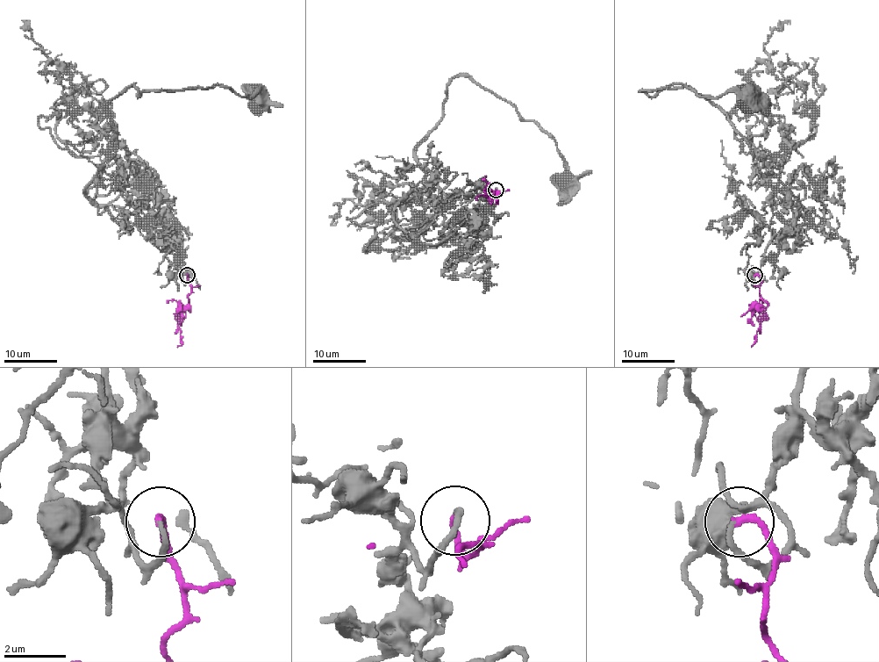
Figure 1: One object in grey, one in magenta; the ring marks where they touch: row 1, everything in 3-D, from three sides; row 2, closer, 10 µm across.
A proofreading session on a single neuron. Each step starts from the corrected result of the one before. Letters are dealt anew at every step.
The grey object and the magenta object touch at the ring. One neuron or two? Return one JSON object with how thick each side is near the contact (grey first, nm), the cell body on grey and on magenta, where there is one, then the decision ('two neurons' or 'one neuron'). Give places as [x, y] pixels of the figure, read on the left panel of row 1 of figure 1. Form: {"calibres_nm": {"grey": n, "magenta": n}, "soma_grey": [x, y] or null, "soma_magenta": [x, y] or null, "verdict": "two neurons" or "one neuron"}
{"calibres_nm": {"grey": 140, "magenta": 240}, "soma_grey": [258, 97], "soma_magenta": null, "verdict": "one neuron"}

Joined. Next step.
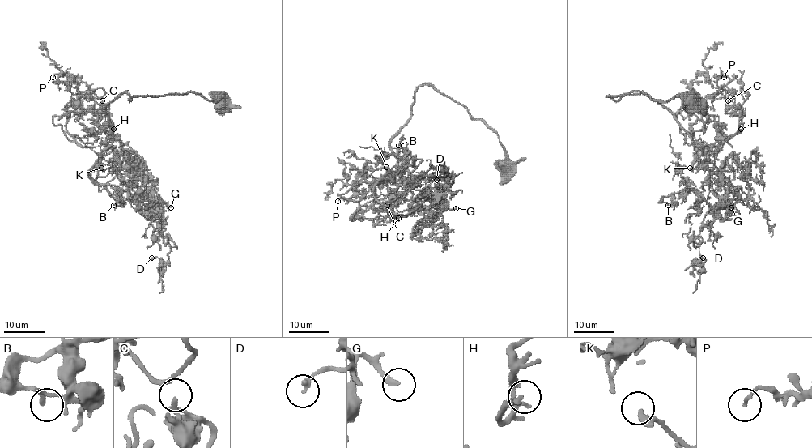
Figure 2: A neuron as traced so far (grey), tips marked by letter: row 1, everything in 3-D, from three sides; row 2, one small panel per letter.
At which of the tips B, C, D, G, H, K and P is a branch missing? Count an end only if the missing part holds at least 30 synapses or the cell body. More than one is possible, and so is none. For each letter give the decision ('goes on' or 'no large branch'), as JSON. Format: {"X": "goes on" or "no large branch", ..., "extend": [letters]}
{"B": "no large branch", "C": "no large branch", "D": "no large branch", "G": "goes on", "H": "goes on", "K": "no large branch", "P": "no large branch", "extend": ["G", "H"]}

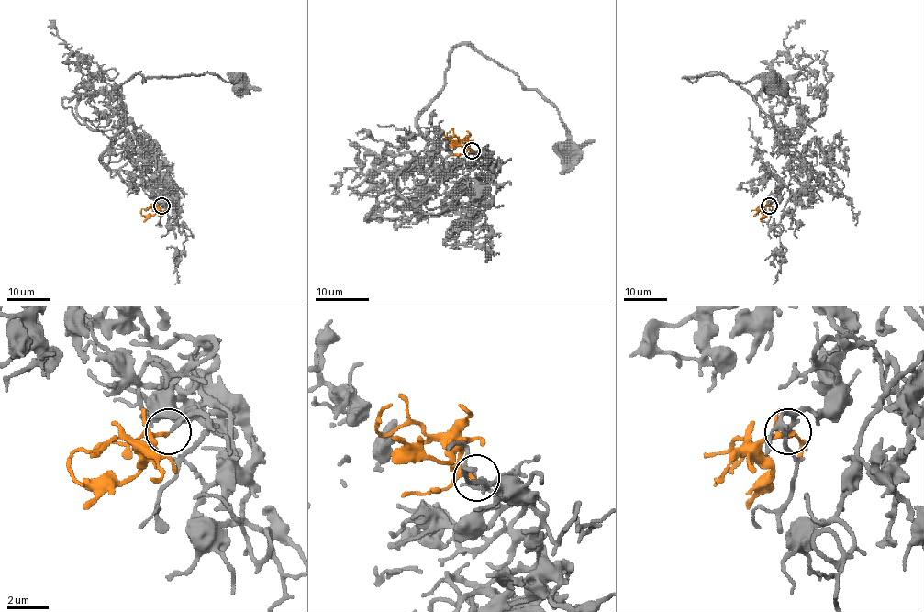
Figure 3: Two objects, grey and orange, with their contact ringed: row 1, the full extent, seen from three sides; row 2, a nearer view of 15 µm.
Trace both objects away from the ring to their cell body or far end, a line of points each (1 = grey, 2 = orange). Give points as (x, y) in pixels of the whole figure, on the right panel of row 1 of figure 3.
1: (770, 205), (781, 187), (790, 194), (821, 183), (818, 175), (723, 74), (684, 77), (768, 83)
2: (770, 205), (758, 207), (760, 210), (753, 216)

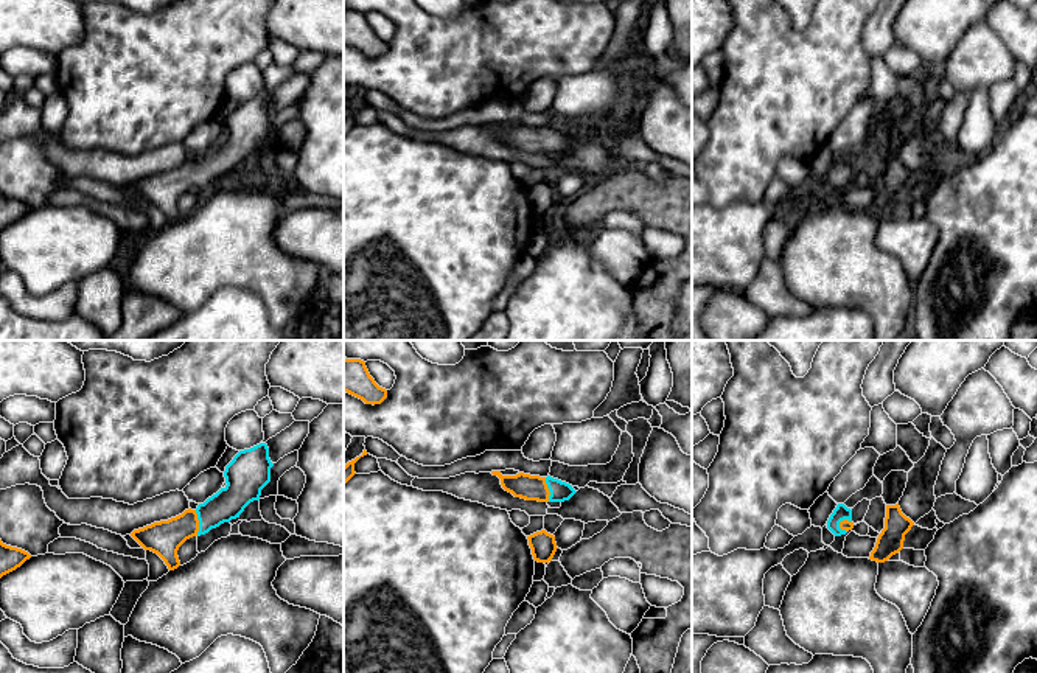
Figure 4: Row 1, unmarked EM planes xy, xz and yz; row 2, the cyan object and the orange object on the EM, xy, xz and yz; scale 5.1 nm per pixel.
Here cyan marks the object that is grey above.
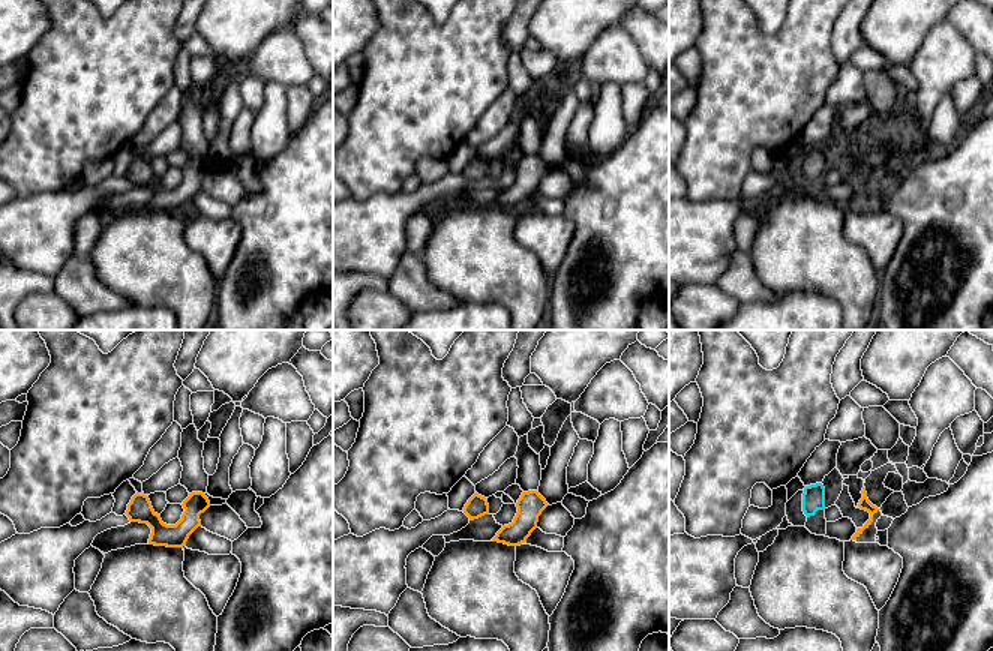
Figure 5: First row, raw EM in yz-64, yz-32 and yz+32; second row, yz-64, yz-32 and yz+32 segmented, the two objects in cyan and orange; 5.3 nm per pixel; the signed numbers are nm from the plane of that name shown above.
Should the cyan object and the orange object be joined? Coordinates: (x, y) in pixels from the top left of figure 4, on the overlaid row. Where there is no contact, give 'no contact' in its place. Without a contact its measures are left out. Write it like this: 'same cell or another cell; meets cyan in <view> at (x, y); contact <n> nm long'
same cell; meets cyan in xy at (199, 523); contact 140 nm long

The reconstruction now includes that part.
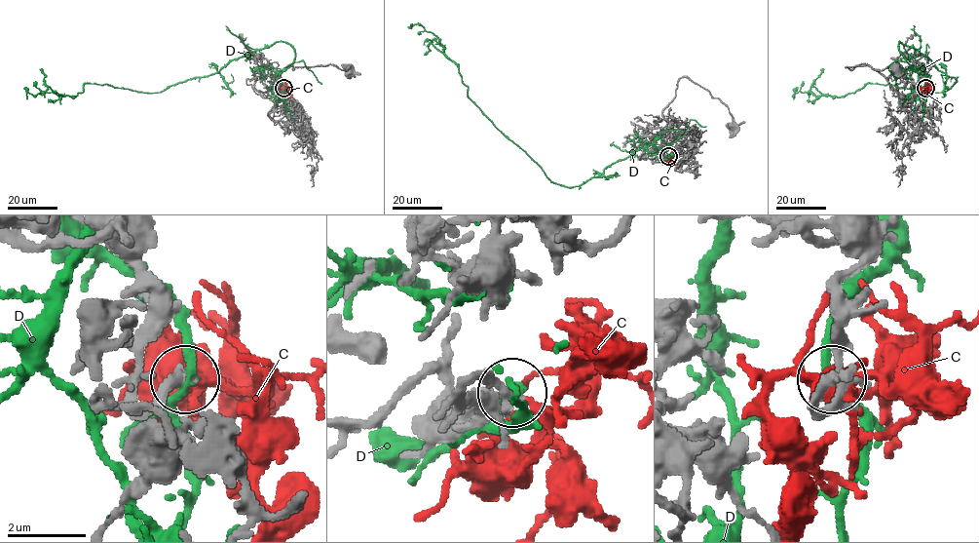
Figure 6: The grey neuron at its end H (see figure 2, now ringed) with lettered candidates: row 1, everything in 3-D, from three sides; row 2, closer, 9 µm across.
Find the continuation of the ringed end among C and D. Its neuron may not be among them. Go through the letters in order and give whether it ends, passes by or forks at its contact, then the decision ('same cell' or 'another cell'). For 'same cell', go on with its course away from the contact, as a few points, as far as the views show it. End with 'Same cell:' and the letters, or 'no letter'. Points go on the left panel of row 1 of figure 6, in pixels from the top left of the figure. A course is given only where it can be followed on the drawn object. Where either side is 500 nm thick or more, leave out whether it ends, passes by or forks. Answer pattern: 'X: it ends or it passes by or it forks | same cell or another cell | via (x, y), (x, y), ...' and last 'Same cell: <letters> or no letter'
C: it forks | same cell
D: it passes by | another cell
Same cell: C

